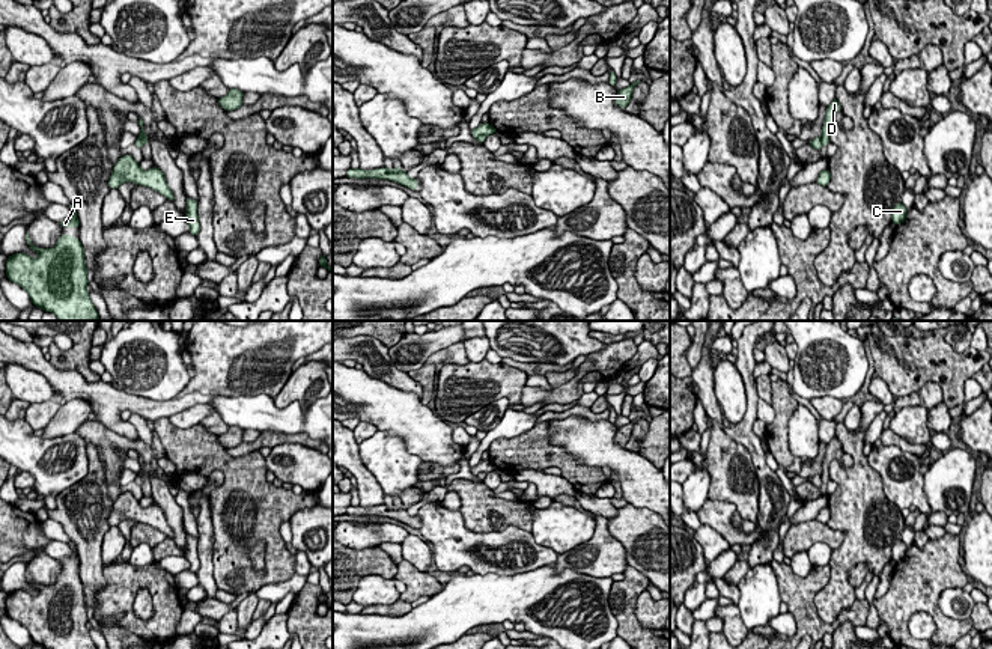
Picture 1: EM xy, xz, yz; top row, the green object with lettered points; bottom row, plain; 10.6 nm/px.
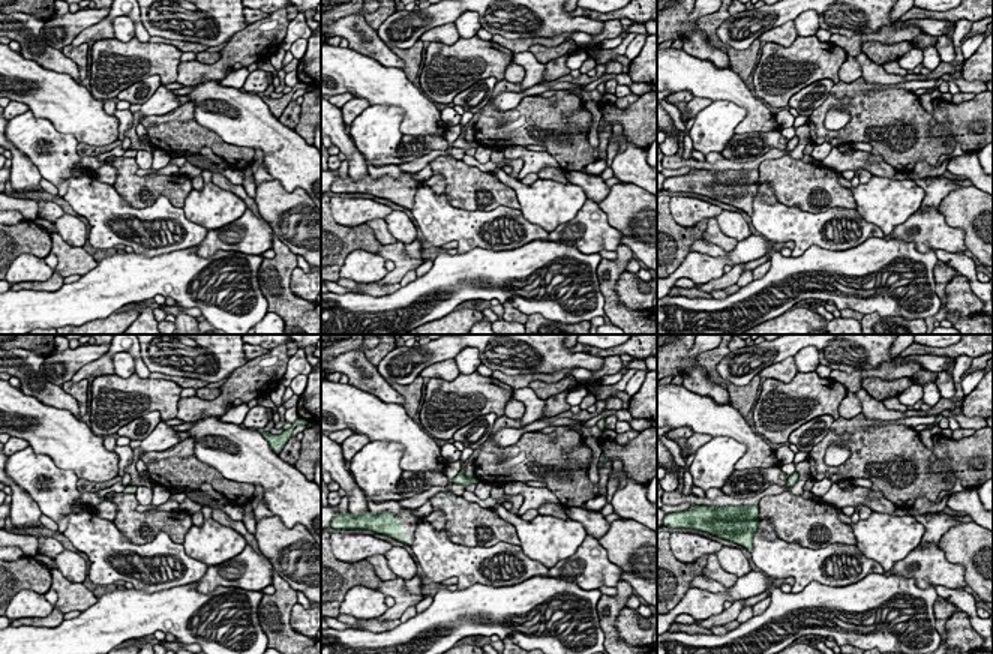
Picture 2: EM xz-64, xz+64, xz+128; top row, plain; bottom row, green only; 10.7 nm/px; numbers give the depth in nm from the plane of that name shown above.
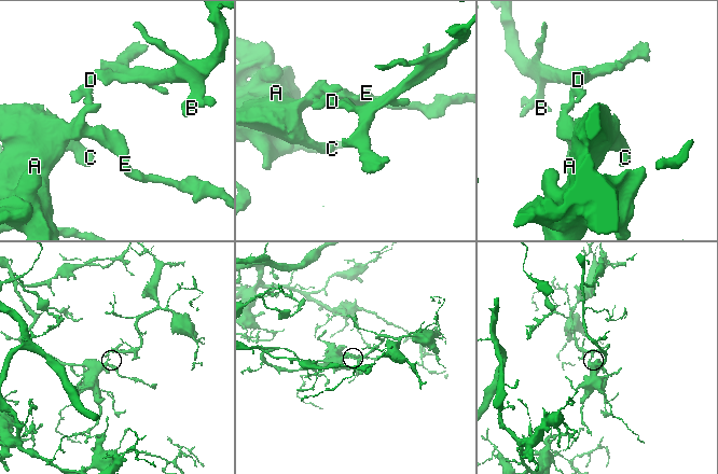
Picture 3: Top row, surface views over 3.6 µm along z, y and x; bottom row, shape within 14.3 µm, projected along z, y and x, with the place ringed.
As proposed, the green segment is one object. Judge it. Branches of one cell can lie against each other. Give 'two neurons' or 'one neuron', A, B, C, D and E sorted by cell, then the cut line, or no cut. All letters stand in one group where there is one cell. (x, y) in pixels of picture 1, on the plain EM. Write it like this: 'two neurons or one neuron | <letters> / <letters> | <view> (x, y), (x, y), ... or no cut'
two neurons | A C E / B D | xz (485, 472), (476, 476)

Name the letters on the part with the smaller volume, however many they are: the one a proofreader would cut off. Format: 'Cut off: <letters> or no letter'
Cut off: B, D

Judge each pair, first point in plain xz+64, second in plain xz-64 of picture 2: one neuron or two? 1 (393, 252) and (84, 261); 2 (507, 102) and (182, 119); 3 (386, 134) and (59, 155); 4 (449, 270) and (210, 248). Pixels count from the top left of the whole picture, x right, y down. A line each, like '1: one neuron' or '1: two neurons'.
1: one neuron
2: two neurons
3: one neuron
4: two neurons

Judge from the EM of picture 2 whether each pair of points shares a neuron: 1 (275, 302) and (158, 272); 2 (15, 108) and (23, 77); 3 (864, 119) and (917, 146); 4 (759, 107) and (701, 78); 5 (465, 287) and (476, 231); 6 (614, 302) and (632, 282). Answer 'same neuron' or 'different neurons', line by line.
1: different neurons
2: different neurons
3: same neuron
4: same neuron
5: different neurons
6: different neurons

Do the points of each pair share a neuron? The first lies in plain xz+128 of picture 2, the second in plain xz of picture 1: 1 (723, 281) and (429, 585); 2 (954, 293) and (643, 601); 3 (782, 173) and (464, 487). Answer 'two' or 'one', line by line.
1: one
2: one
3: one

